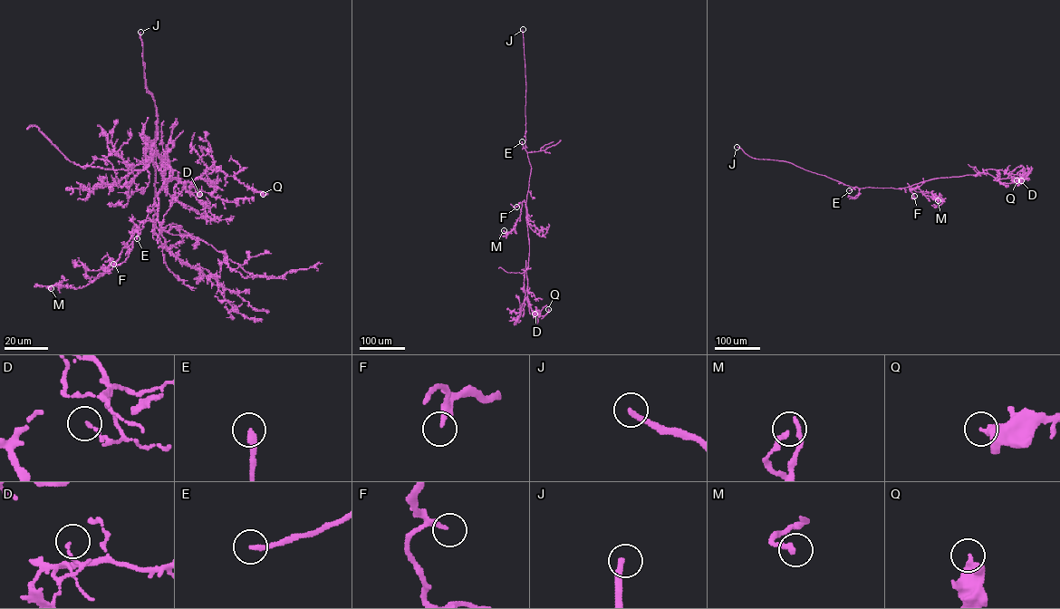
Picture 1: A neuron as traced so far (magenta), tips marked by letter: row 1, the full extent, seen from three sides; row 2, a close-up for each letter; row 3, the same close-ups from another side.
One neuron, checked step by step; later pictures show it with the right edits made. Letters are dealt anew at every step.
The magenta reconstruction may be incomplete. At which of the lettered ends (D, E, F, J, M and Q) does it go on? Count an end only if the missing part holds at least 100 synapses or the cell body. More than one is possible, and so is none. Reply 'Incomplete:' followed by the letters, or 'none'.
Incomplete: E, F, J

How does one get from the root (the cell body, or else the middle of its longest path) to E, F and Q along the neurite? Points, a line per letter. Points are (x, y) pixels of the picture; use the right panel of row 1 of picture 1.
E: (889, 188), (855, 187), (849, 190)
F: (889, 188), (909, 186), (914, 196)
Q: (889, 188), (901, 188), (938, 178), (977, 176), (978, 172), (999, 178), (1024, 176), (1023, 179), (1016, 180)

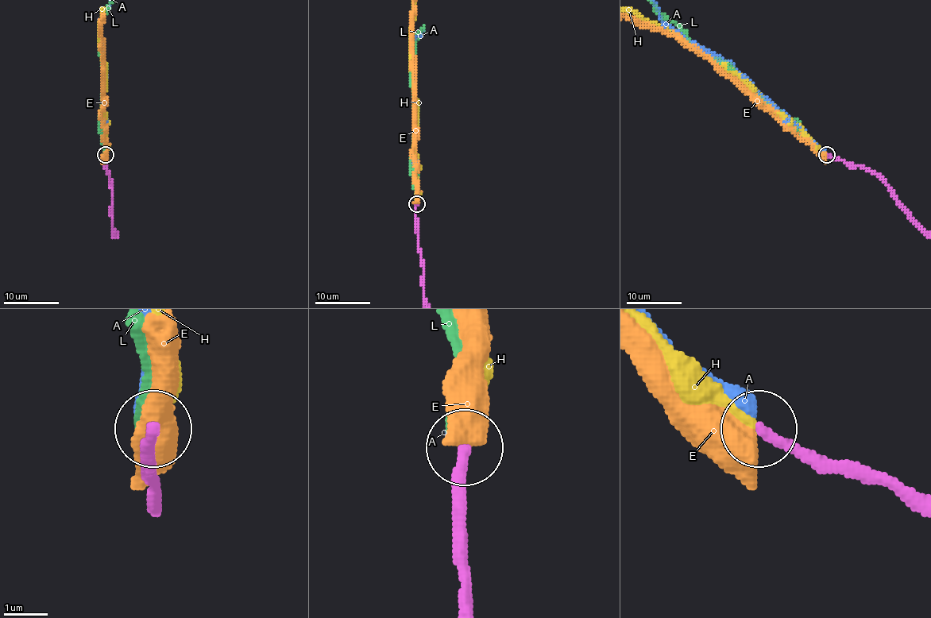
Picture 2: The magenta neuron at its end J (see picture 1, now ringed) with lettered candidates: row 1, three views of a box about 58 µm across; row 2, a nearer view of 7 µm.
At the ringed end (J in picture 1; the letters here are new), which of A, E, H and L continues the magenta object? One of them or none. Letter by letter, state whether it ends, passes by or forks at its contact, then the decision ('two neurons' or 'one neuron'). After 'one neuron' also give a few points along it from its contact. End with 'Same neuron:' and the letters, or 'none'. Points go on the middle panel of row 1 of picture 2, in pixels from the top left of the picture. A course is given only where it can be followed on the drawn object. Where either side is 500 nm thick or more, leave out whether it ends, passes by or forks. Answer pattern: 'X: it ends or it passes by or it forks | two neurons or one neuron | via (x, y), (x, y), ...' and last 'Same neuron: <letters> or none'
A: two neurons
E: two neurons
H: it ends | one neuron
L: it ends | two neurons
Same neuron: H

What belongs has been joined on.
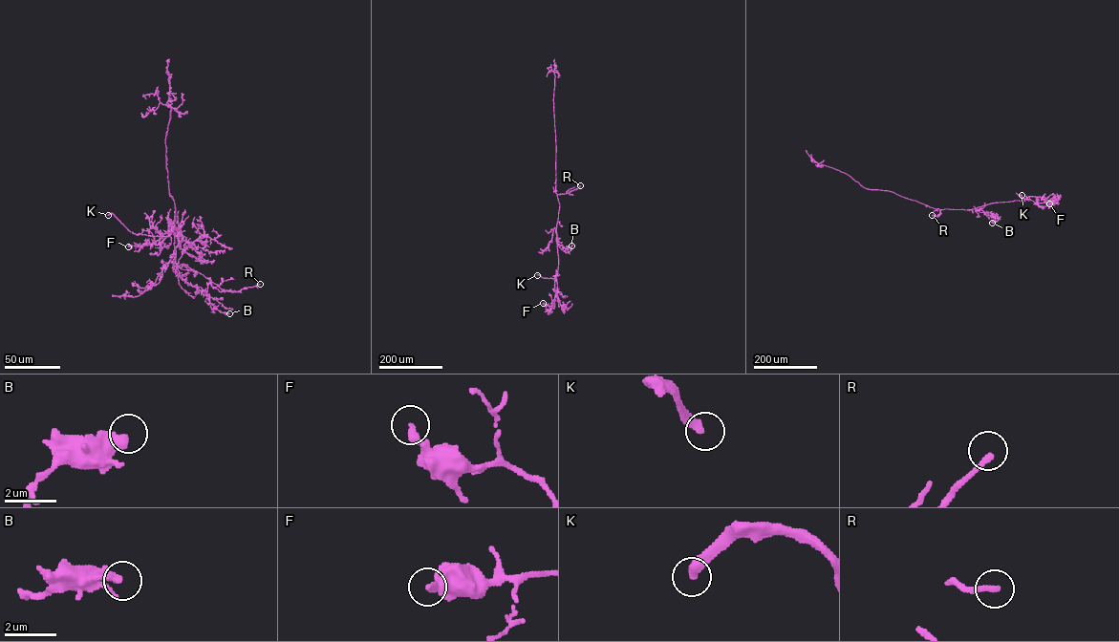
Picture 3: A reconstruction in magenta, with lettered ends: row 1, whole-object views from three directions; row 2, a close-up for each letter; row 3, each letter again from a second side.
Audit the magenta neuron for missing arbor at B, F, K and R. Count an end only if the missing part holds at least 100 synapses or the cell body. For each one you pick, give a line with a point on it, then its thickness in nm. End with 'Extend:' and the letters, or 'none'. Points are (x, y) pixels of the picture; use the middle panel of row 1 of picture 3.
K: at (537, 275); 360 nm thick
Extend: K

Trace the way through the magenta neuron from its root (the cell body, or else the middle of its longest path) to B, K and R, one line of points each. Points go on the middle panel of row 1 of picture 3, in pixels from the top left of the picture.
B: (556, 185), (560, 205), (557, 241), (565, 248), (571, 246)
K: (556, 185), (560, 205), (556, 228), (557, 273), (552, 278), (537, 275)
R: (556, 185), (557, 194), (569, 193), (580, 185)

